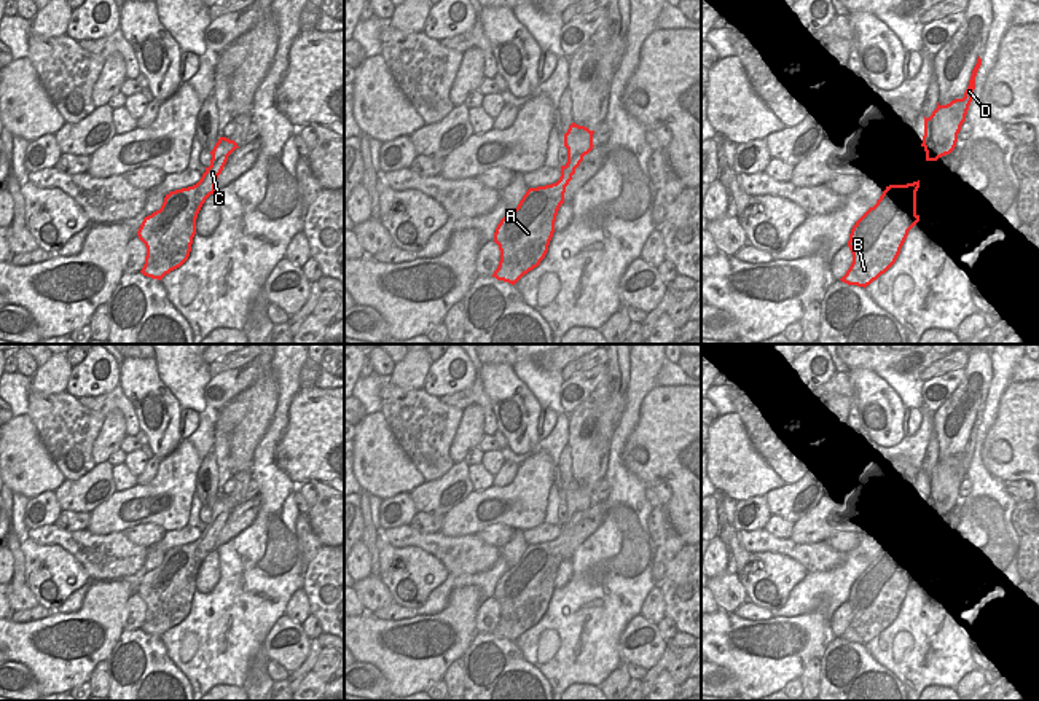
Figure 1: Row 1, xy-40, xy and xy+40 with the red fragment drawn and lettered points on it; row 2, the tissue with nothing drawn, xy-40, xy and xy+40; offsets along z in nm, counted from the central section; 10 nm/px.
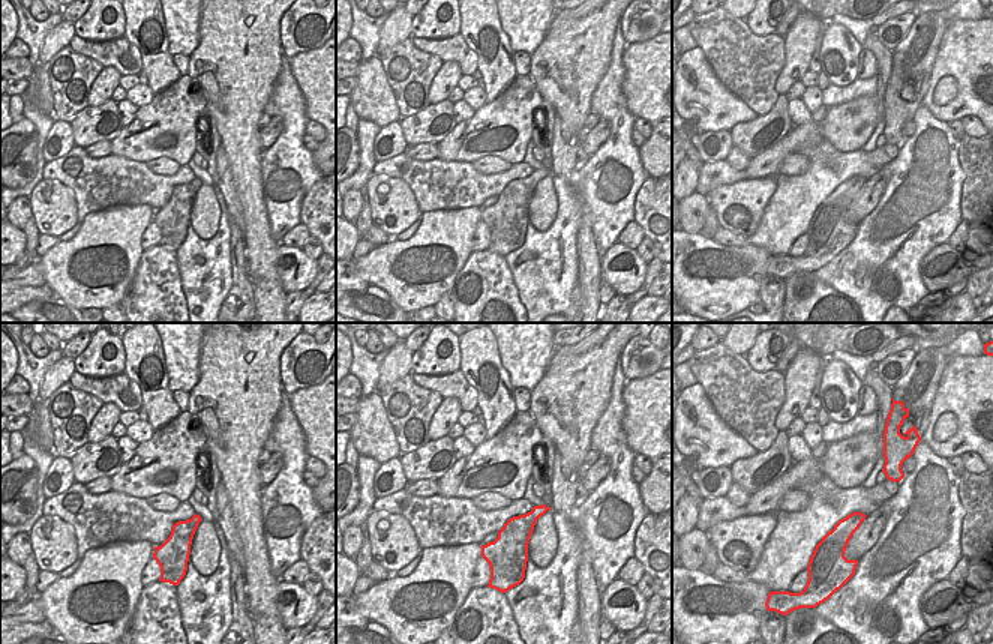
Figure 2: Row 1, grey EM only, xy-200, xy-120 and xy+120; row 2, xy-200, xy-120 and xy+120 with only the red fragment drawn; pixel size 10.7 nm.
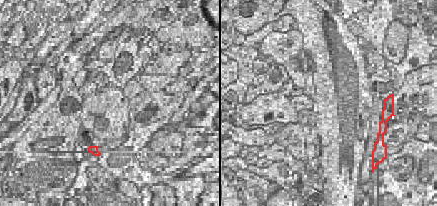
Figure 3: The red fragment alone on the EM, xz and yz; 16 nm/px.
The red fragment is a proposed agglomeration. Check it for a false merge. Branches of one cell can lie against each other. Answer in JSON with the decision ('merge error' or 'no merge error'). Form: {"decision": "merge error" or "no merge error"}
{"decision": "no merge error"}

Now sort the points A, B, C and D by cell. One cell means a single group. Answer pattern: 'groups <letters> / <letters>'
groups A B C D

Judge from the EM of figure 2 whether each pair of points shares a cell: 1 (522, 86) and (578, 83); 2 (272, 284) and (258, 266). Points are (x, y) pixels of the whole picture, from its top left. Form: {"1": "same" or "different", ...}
{"1": "different", "2": "same"}

